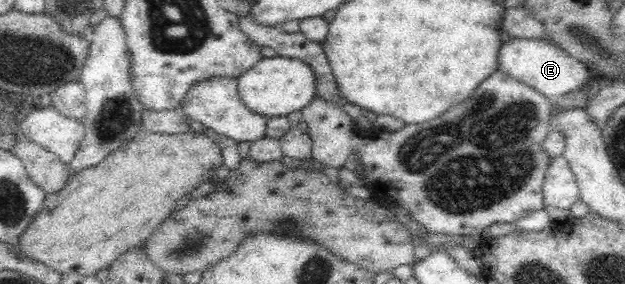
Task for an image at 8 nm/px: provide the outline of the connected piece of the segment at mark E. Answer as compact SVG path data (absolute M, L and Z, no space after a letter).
M510 37L508 41L500 43L496 59L497 69L533 87L552 101L569 91L582 88L594 76L592 70L553 45L547 38Z

